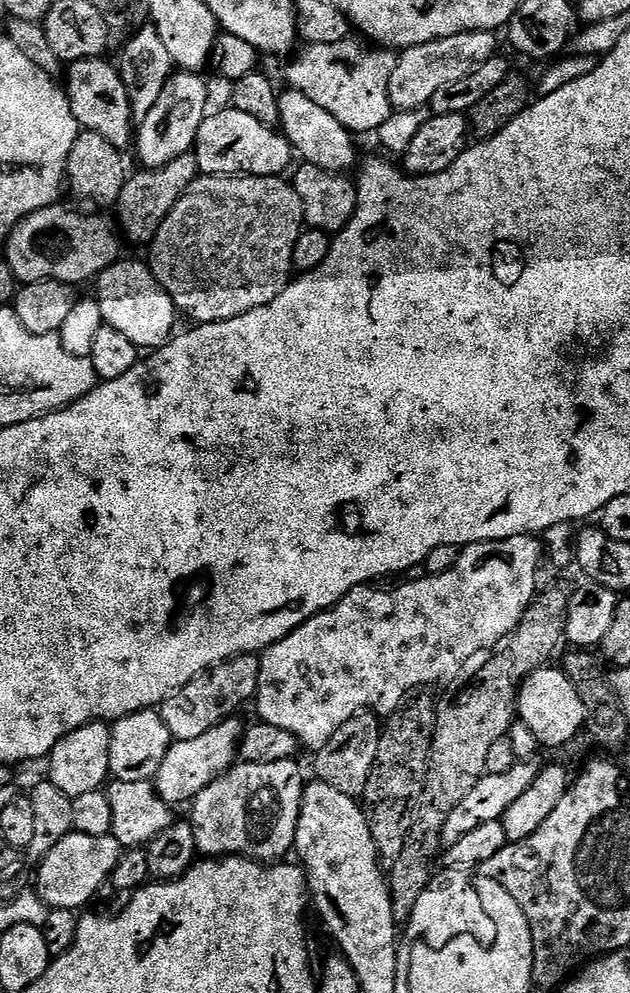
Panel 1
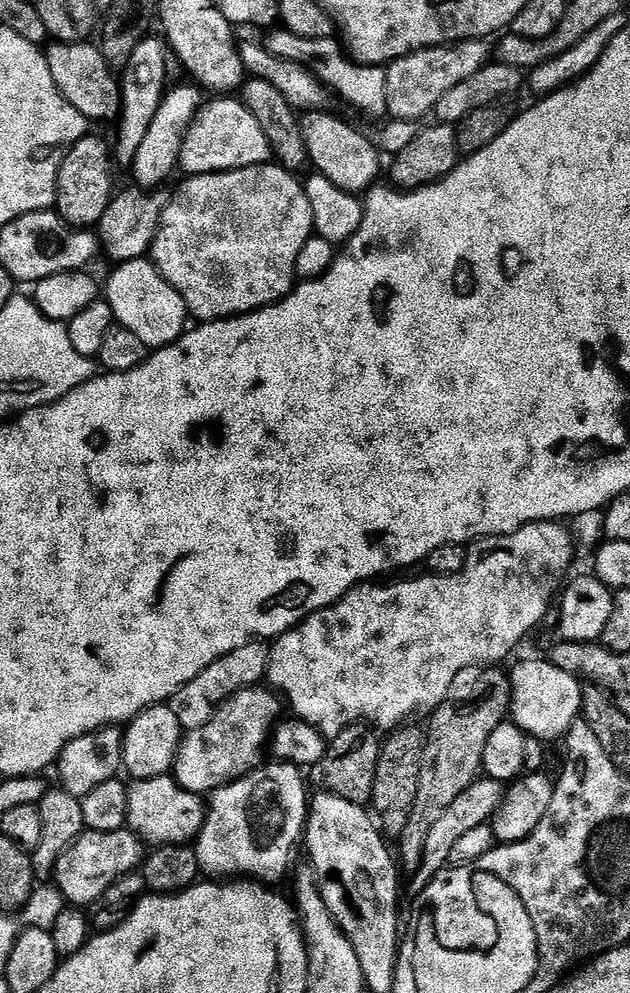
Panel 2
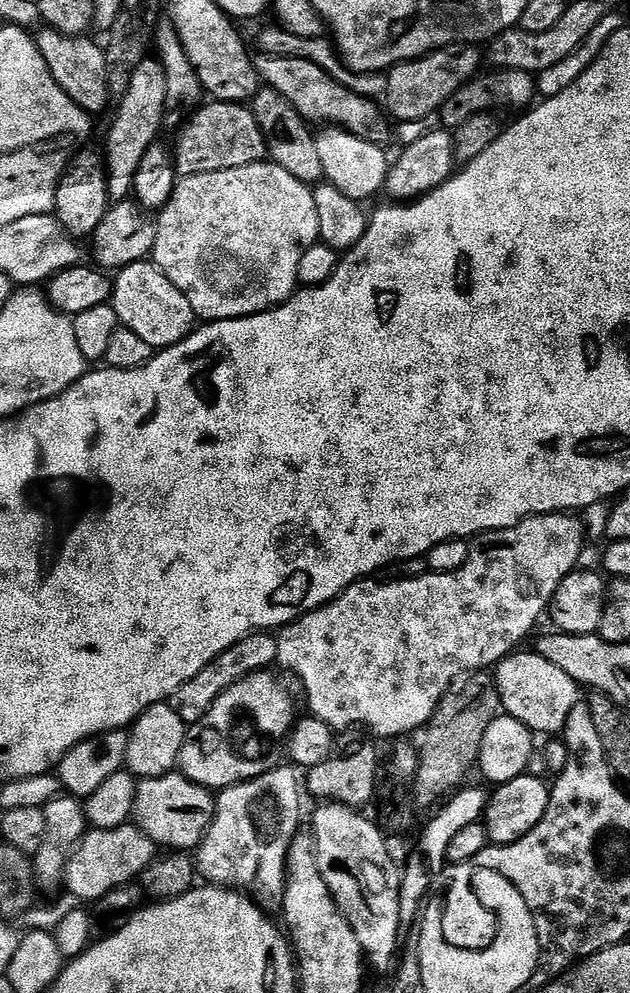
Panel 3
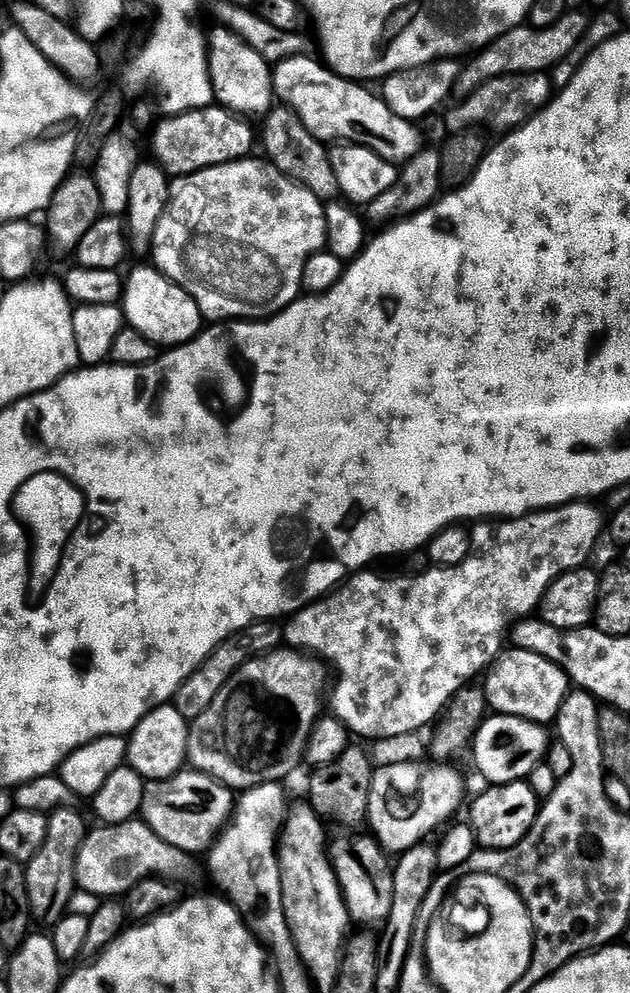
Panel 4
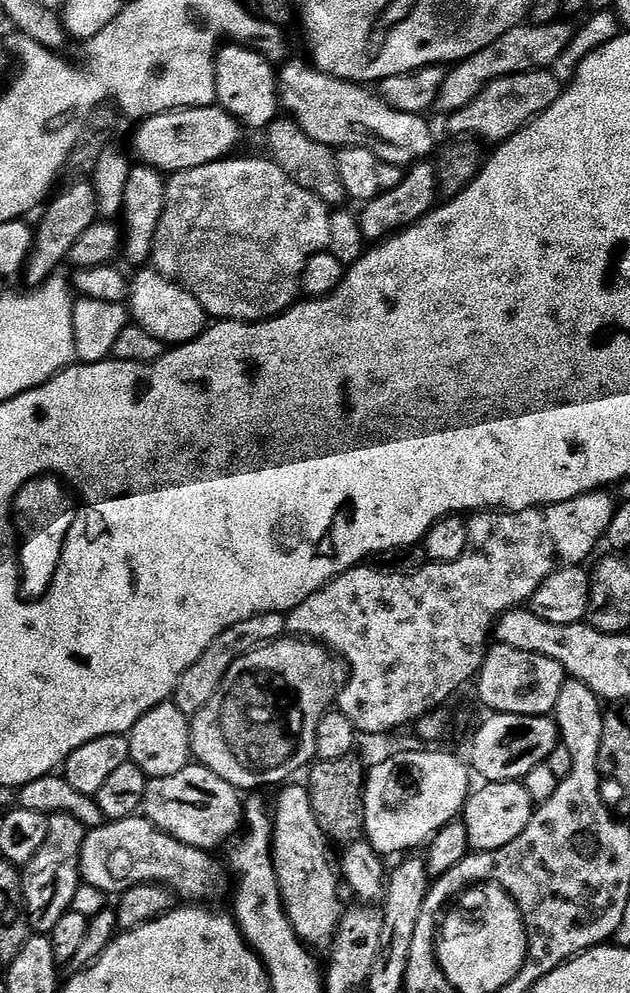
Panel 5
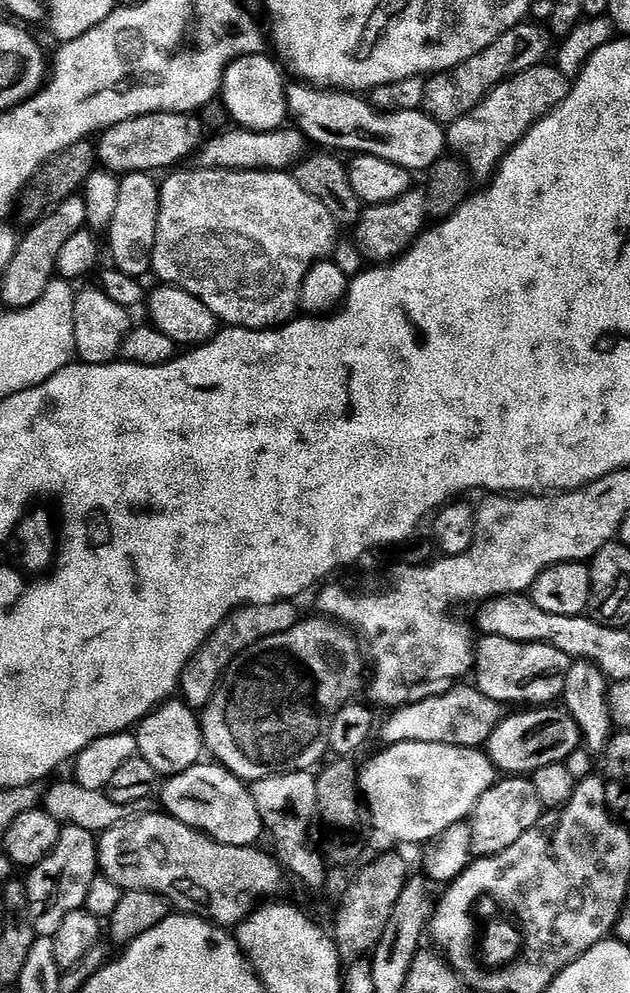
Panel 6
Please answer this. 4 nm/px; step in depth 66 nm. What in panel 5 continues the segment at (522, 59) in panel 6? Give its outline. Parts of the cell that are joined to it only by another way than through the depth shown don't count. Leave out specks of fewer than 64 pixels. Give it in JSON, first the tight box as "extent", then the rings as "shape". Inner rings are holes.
{"extent":[435,22,574,114],"shape":[[[521,22],[511,28],[502,38],[498,38],[490,46],[478,50],[478,54],[467,56],[459,61],[445,75],[439,94],[436,95],[435,111],[451,114],[470,106],[474,98],[490,82],[503,76],[513,76],[515,72],[534,72],[551,69],[552,64],[559,55],[570,46],[574,28],[565,22],[554,24],[533,24]],[[456,68],[456,69],[455,69]]]}

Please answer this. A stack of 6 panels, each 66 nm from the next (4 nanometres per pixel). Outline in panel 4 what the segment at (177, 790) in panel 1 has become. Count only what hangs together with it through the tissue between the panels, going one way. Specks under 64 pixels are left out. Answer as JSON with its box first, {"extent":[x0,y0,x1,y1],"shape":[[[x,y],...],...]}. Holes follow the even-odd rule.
{"extent":[187,650,322,790],"shape":[[[273,650],[249,658],[232,675],[230,682],[218,690],[208,709],[191,721],[187,763],[231,790],[247,790],[259,784],[283,781],[283,776],[290,775],[296,763],[305,759],[308,735],[322,715],[319,666],[315,659],[295,650]]]}

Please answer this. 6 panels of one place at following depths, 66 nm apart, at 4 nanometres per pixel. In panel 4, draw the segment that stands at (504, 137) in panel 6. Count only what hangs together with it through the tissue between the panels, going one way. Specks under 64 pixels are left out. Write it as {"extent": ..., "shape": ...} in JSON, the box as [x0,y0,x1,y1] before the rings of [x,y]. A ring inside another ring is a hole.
{"extent":[448,72,554,132],"shape":[[[521,72],[515,76],[500,76],[477,88],[475,92],[465,95],[464,101],[457,108],[448,112],[449,129],[452,132],[462,132],[473,126],[484,126],[489,120],[496,128],[512,130],[529,121],[553,95],[554,87],[547,75],[538,72]]]}

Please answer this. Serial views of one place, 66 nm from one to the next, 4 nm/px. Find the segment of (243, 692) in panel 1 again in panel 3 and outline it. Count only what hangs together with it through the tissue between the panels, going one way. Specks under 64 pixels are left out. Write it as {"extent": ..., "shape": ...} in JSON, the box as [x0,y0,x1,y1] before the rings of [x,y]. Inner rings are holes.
{"extent":[170,630,277,726],"shape":[[[264,630],[253,631],[234,646],[230,646],[230,650],[223,652],[217,660],[207,664],[198,675],[190,678],[190,682],[186,682],[170,697],[174,714],[178,714],[178,718],[182,718],[185,726],[198,723],[208,713],[210,706],[214,706],[217,698],[230,686],[234,686],[250,674],[271,669],[276,664],[277,652],[275,635]]]}

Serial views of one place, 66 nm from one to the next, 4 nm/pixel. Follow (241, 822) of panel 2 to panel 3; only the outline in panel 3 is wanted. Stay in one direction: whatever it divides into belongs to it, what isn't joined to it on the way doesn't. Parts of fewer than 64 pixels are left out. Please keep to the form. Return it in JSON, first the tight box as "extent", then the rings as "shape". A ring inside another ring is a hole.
{"extent":[194,767,302,901],"shape":[[[269,767],[253,780],[232,784],[215,797],[212,821],[194,852],[199,875],[205,876],[209,885],[247,890],[261,901],[283,897],[288,851],[302,828],[302,784],[296,781],[297,773],[288,768]]]}

